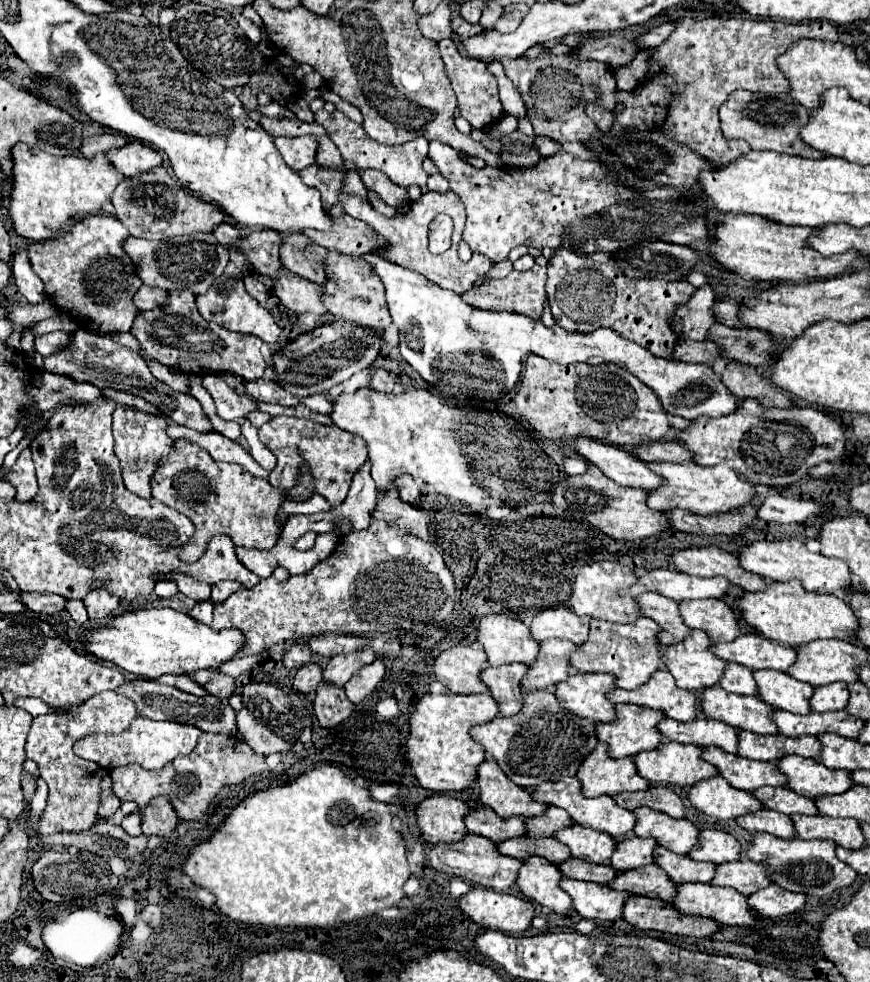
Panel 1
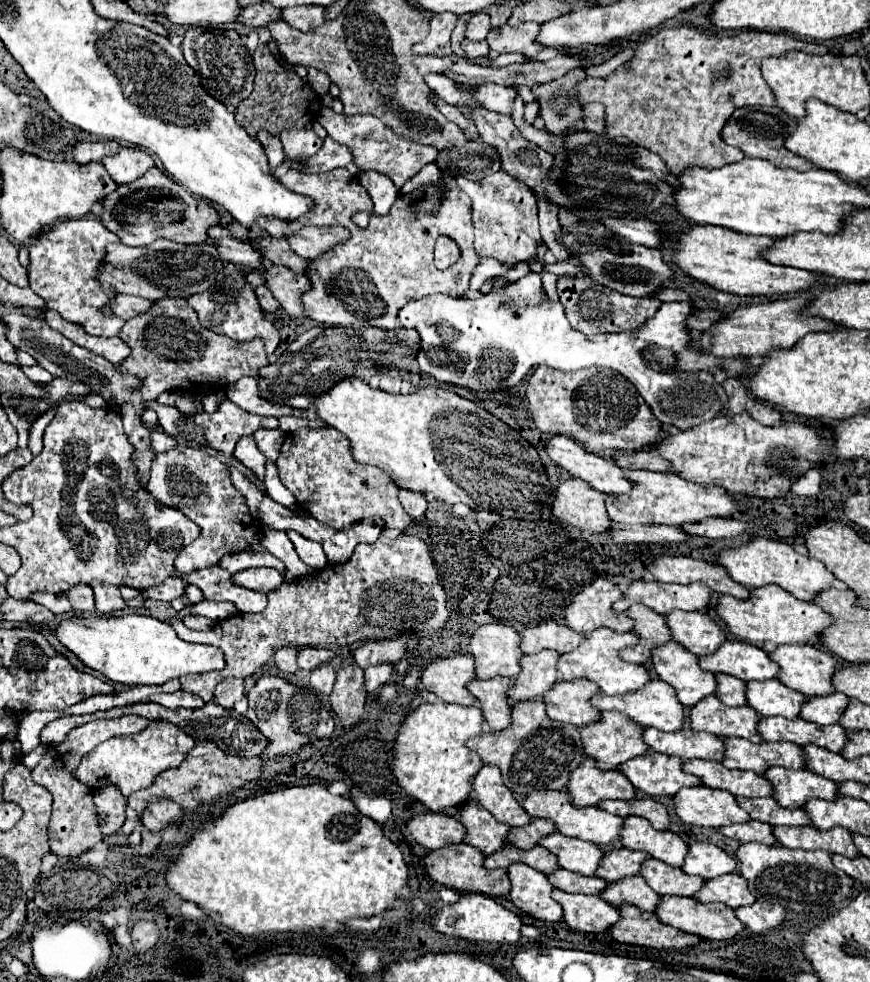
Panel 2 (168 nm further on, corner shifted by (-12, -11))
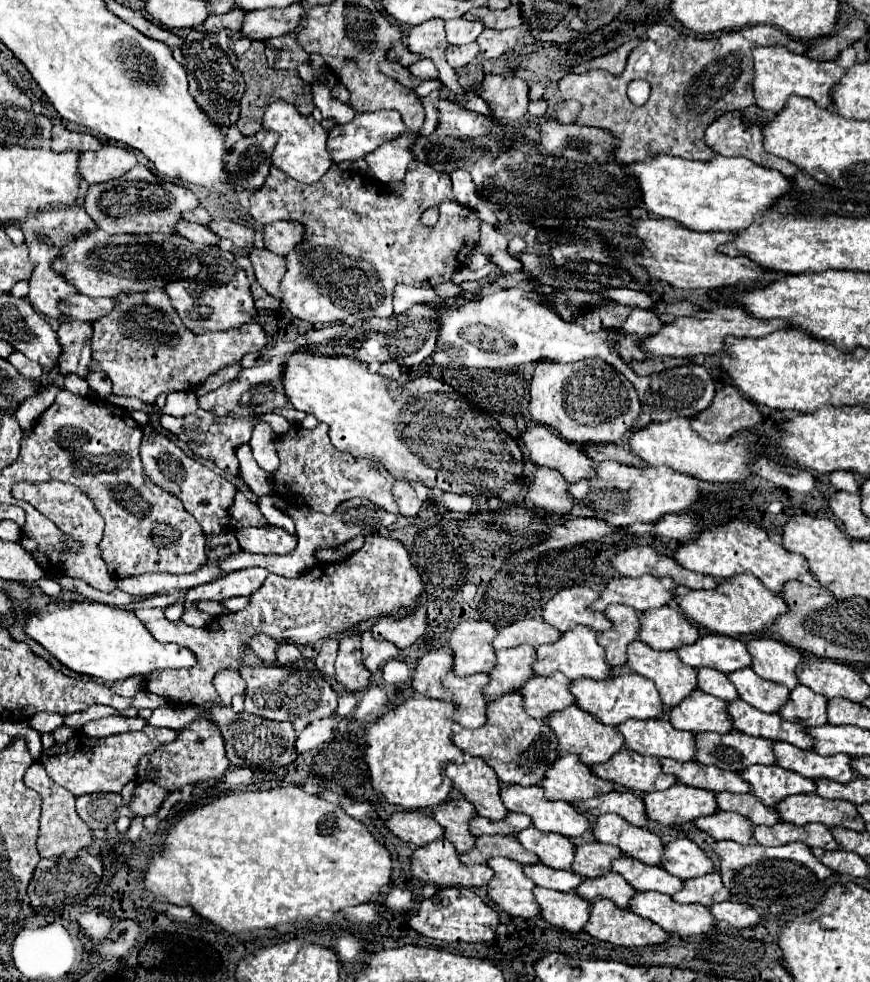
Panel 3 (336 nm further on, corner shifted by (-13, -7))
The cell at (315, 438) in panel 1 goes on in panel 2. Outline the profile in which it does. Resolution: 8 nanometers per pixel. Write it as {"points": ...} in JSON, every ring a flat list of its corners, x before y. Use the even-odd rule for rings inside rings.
{"points":[[329,425,289,433,281,447,277,467,281,483,295,495,297,505,333,529,345,529,359,519,381,517,387,527,403,531,413,521,397,499,399,487,393,479,389,479,379,467,357,463,349,455,345,435]]}

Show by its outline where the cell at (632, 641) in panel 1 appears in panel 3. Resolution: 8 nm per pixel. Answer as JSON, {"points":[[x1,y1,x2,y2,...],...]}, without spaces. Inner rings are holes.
{"points":[[574,627,572,631,566,631,560,641,550,643,550,645,540,645,538,647,538,661,534,663,536,675,552,675,556,671,564,673,568,679,576,681,582,677,594,679,594,681,606,681,612,679,612,669,604,661,604,651,598,645,598,631,592,627]]}

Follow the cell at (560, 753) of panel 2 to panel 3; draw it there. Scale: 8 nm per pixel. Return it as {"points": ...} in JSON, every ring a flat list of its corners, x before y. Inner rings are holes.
{"points":[[508,693,488,705,488,721,480,729,460,729,454,733,456,747,472,757,482,757,496,771,498,779,508,785,540,785,544,771,550,769,554,759,558,759,558,739,546,721,538,721,526,715,522,707,522,697,518,693]]}

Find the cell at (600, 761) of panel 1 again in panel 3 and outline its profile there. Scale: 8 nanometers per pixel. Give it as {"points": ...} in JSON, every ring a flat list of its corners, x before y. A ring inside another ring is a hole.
{"points":[[560,755,546,771,542,787,552,801,584,801,614,791,614,783,602,781,574,755]]}

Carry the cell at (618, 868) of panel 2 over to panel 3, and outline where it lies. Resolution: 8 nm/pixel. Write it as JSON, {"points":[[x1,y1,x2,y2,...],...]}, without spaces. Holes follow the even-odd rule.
{"points":[[598,841,580,845,576,849,576,859,572,863,572,871,576,871,582,877,600,877,610,873,610,863,624,853,614,845,604,845]]}

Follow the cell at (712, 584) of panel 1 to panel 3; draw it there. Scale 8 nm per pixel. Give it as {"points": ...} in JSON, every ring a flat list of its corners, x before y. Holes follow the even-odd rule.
{"points":[[642,575,638,579,610,579,600,599,592,603,594,611,604,611,610,603,630,605,636,611,648,611,652,607,668,605,676,599,678,585,674,579,658,579,654,575]]}

